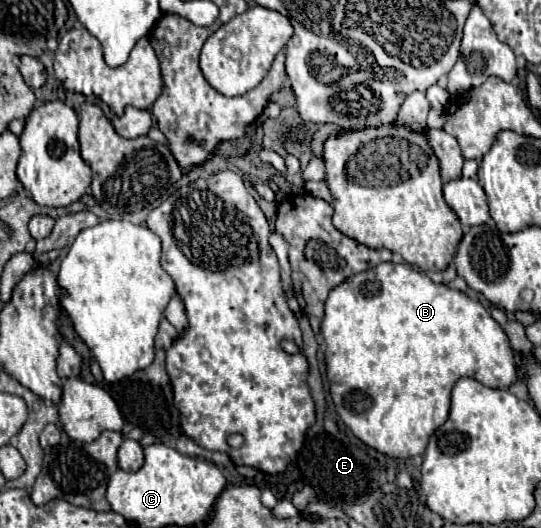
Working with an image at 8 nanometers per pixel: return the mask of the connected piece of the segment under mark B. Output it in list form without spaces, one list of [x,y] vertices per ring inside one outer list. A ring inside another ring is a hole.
[[[381,263],[375,269],[367,269],[361,271],[349,279],[345,279],[341,285],[337,285],[327,301],[325,301],[325,317],[321,323],[321,333],[325,339],[325,359],[327,359],[327,377],[331,383],[331,397],[333,403],[337,407],[339,417],[343,419],[343,423],[369,447],[377,449],[379,453],[385,453],[389,457],[401,457],[401,459],[409,459],[415,455],[423,455],[425,453],[425,445],[429,441],[429,437],[433,435],[433,431],[437,427],[441,427],[449,415],[449,401],[451,401],[451,389],[455,385],[457,379],[461,377],[473,377],[481,383],[485,383],[487,387],[497,387],[497,389],[505,389],[511,383],[517,381],[517,363],[515,363],[515,353],[509,345],[509,339],[505,335],[505,331],[501,329],[501,325],[489,315],[489,311],[481,305],[479,299],[471,299],[469,295],[451,289],[443,283],[435,283],[431,281],[427,275],[423,275],[421,271],[413,269],[407,263]]]

